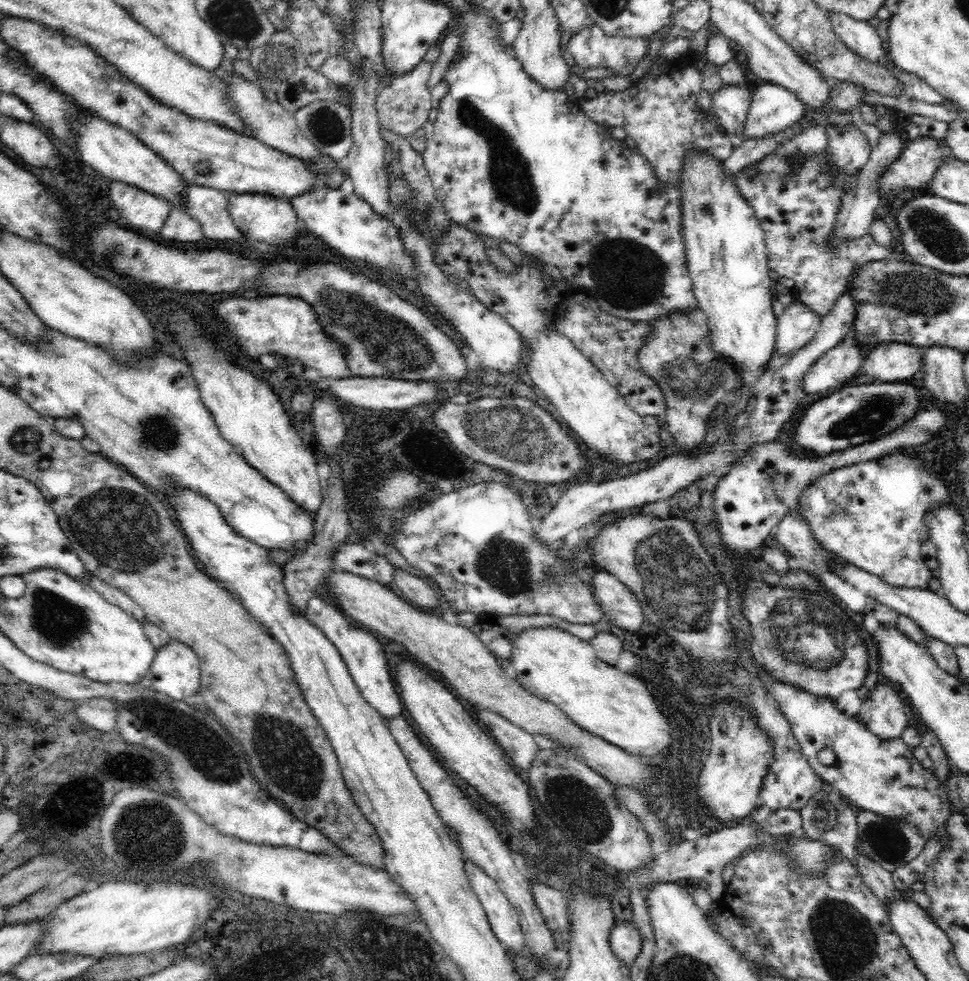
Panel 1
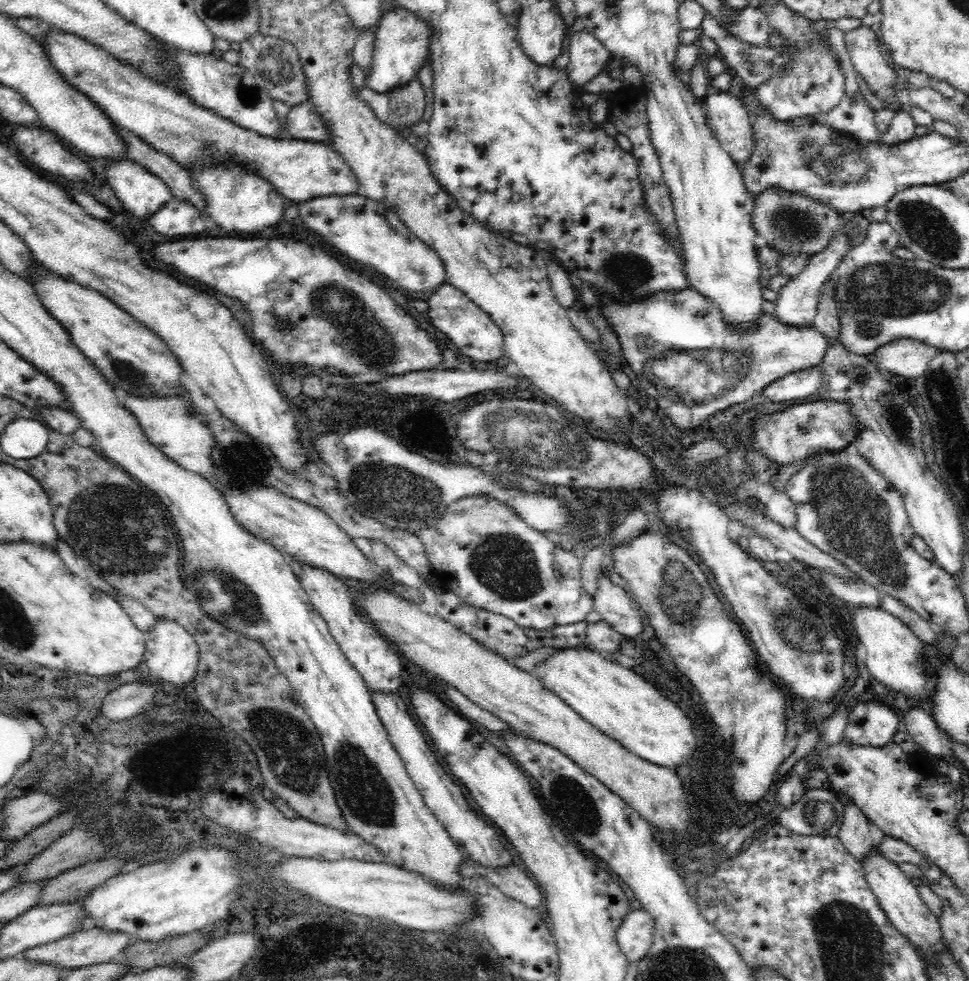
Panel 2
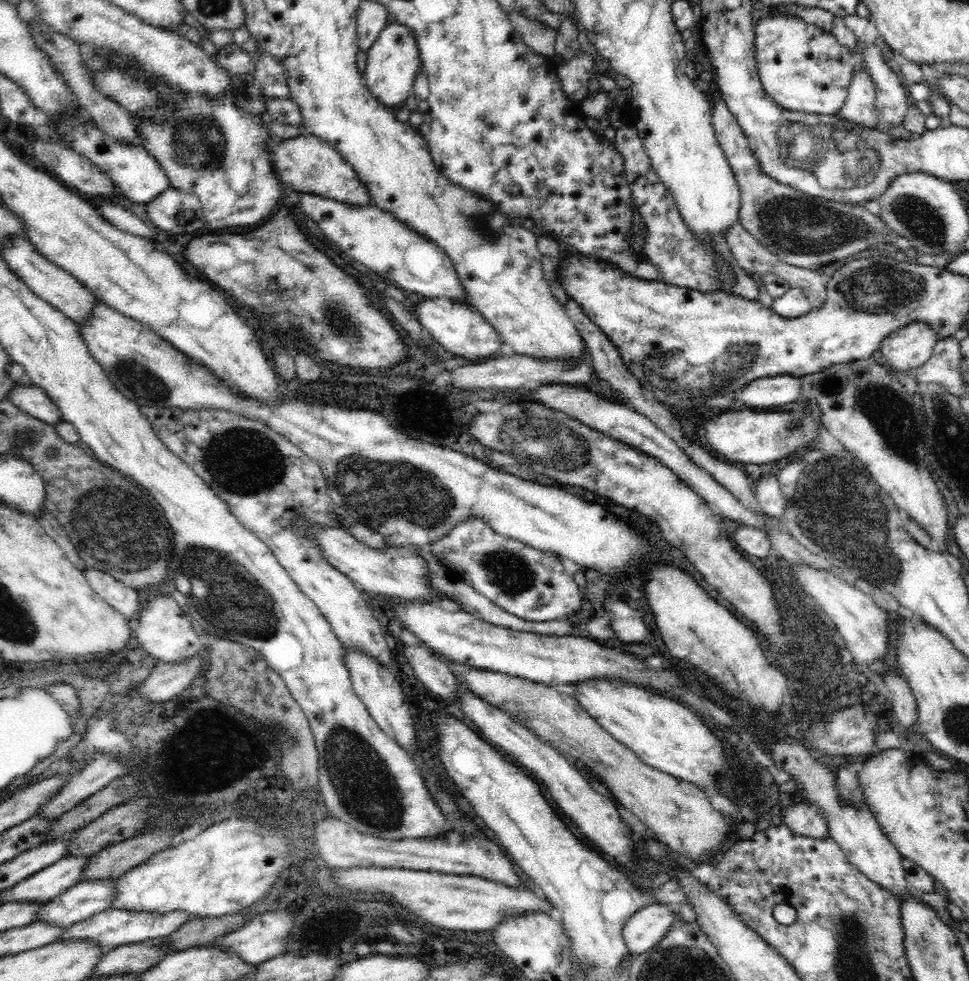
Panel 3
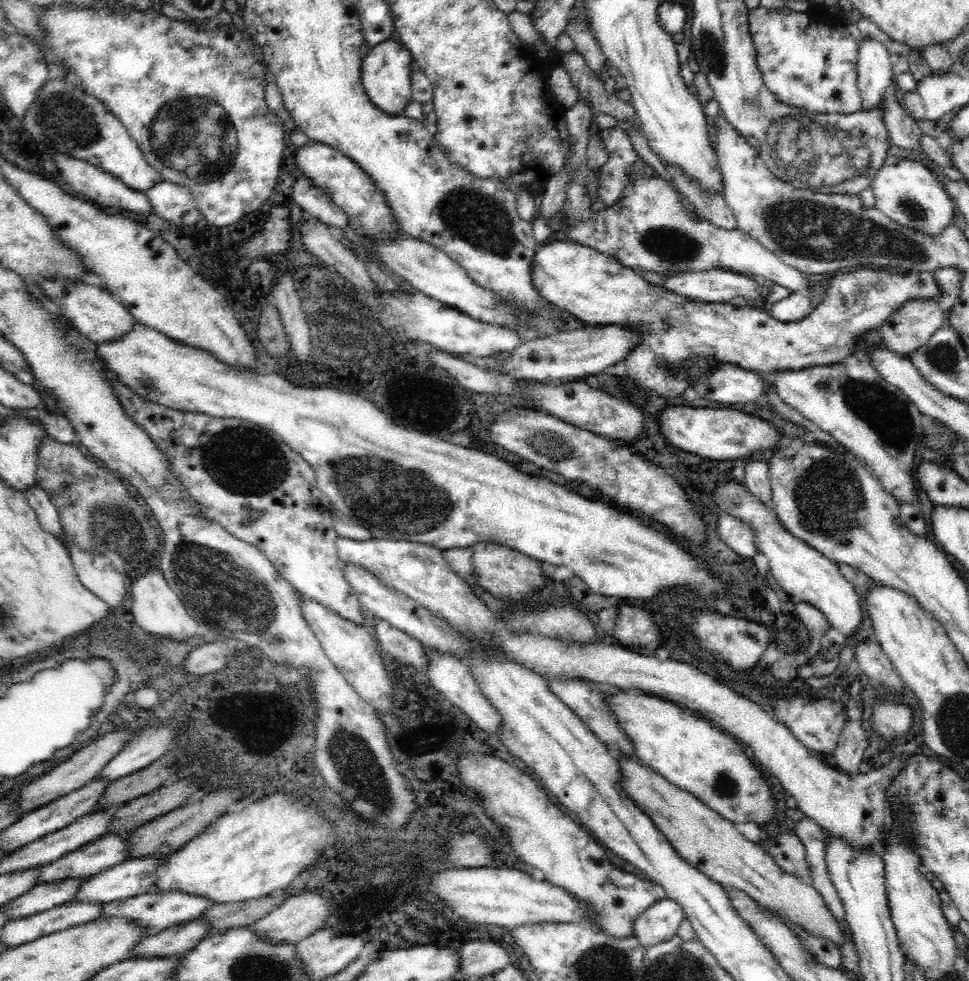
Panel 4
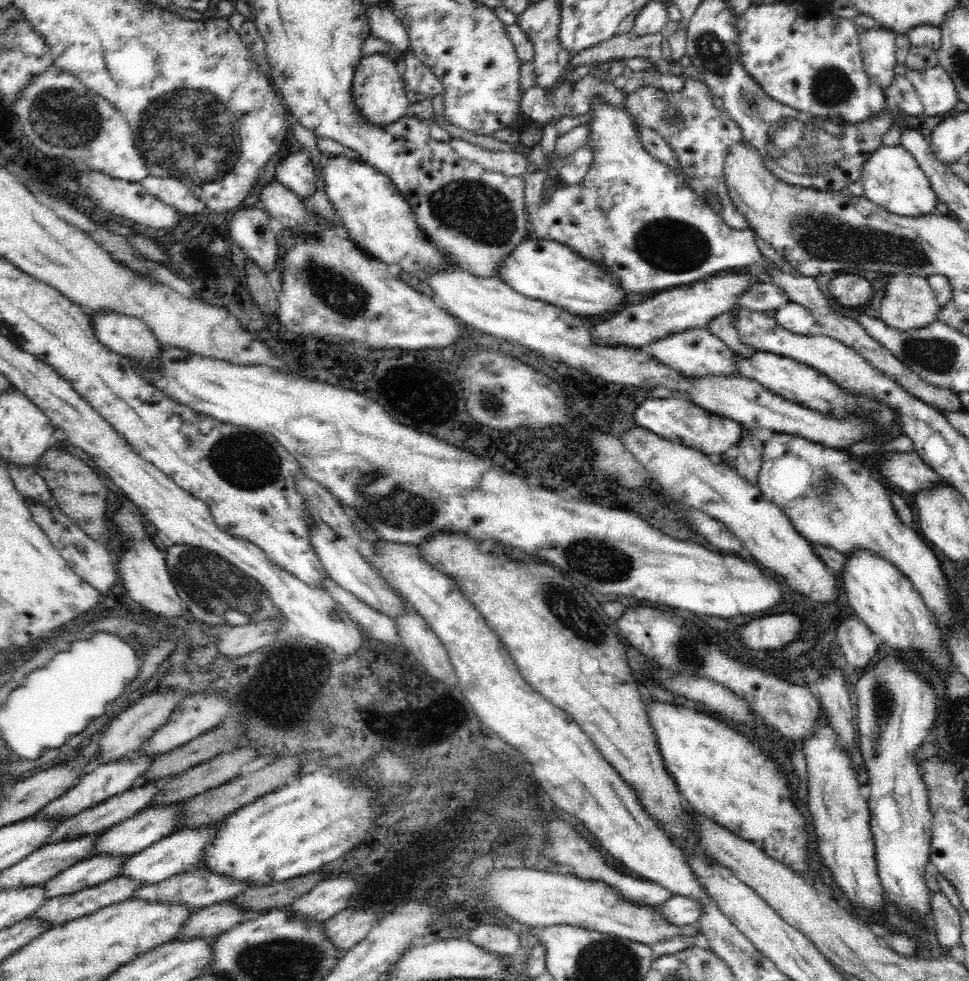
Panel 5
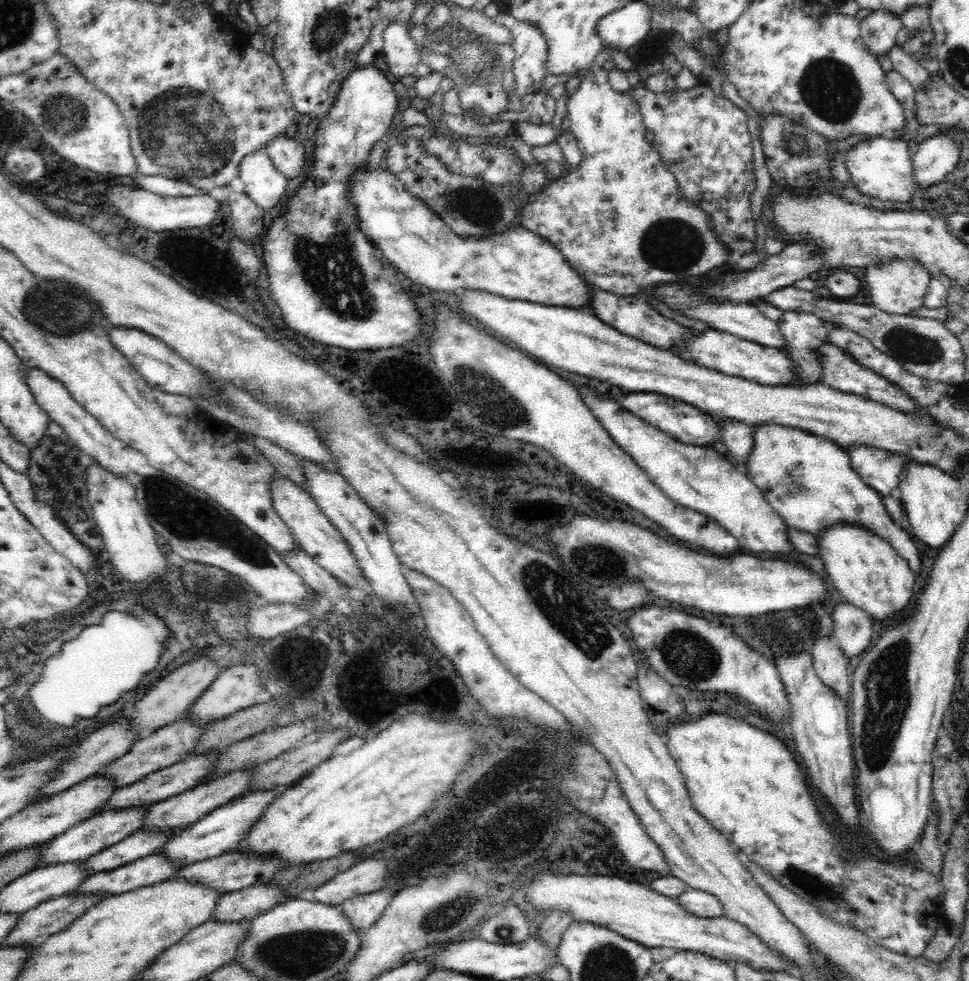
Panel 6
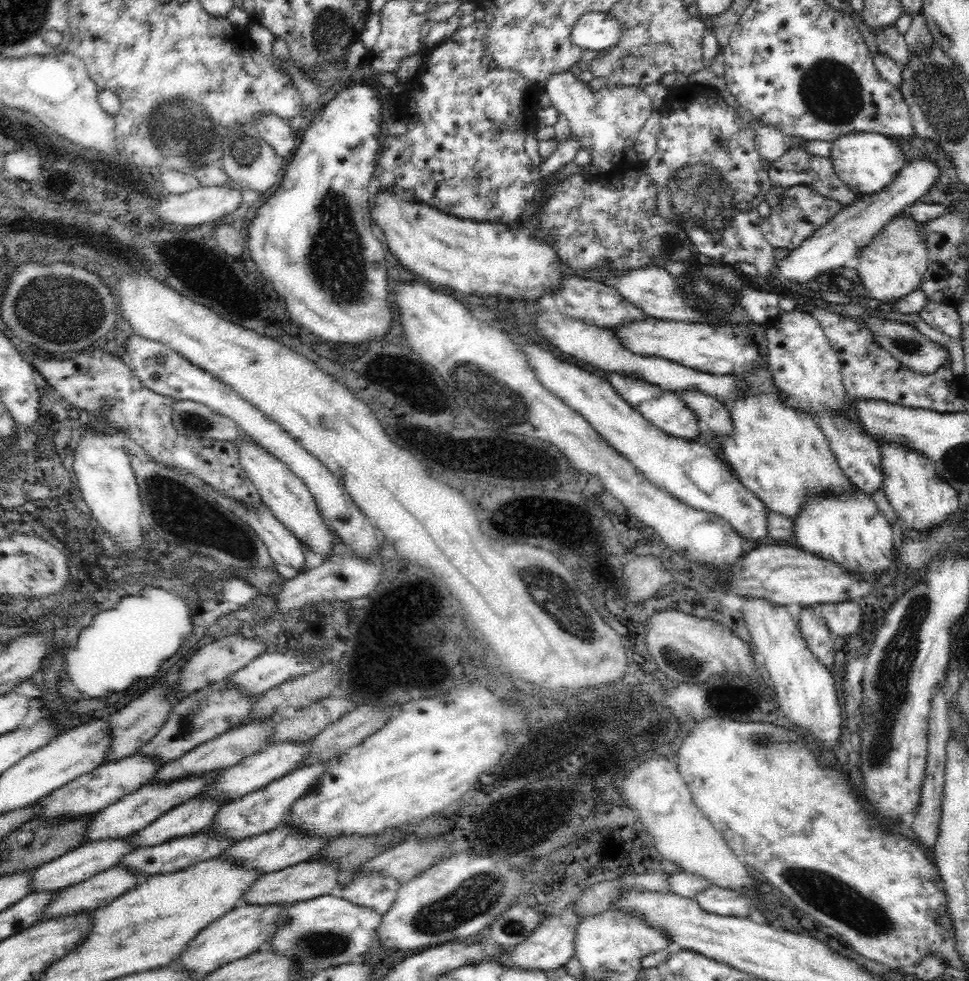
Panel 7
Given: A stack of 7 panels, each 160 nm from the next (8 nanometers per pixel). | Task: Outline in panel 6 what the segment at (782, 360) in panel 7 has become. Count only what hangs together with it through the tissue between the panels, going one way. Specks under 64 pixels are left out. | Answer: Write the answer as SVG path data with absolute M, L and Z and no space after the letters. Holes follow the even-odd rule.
M783 311L777 325L782 337L784 337L784 346L780 350L786 353L786 356L795 366L796 376L794 376L794 379L800 381L798 386L820 383L823 370L819 348L828 343L830 332L830 328L826 326L825 321L815 314L804 311ZM865 444L848 446L844 450L848 453L850 467L868 487L872 487L881 496L894 494L902 468L909 462L908 457L900 453L890 455L888 451Z

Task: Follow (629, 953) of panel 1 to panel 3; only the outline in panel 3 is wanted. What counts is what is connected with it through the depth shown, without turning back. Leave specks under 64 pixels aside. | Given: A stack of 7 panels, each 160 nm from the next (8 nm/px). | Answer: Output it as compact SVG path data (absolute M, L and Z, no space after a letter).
M644 904L624 925L623 937L627 950L638 956L656 946L674 924L676 912L670 904Z

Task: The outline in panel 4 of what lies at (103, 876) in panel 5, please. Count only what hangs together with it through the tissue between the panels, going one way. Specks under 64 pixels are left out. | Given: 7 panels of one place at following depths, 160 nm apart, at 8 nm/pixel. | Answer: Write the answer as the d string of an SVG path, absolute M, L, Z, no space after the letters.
M60 878L52 882L40 882L32 890L8 901L3 908L9 918L24 918L38 912L46 912L54 906L60 906L74 900L82 883L88 878Z

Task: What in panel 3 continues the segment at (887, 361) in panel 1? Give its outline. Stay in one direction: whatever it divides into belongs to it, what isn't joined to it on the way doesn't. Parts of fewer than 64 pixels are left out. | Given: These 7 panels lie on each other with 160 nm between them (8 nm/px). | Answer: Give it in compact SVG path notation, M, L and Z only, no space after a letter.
M912 320L898 330L892 330L879 344L878 353L886 356L890 368L912 371L922 367L932 356L939 338L931 326Z

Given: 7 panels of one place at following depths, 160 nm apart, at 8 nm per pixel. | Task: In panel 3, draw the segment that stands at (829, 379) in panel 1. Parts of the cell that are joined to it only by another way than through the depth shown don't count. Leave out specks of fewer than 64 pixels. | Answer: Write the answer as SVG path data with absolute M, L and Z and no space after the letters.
M790 375L756 378L731 393L734 404L744 402L752 408L788 405L800 399L800 379Z

